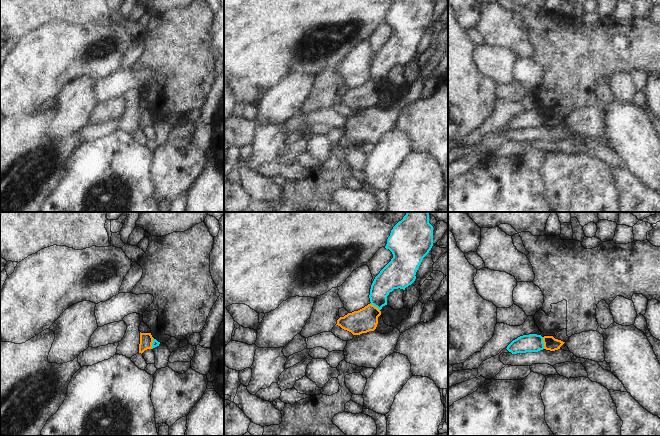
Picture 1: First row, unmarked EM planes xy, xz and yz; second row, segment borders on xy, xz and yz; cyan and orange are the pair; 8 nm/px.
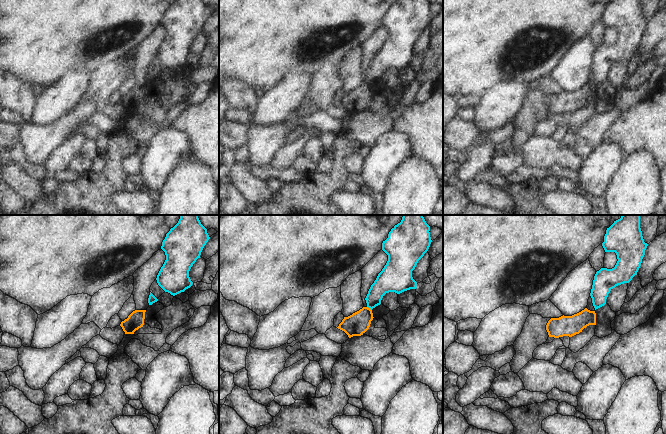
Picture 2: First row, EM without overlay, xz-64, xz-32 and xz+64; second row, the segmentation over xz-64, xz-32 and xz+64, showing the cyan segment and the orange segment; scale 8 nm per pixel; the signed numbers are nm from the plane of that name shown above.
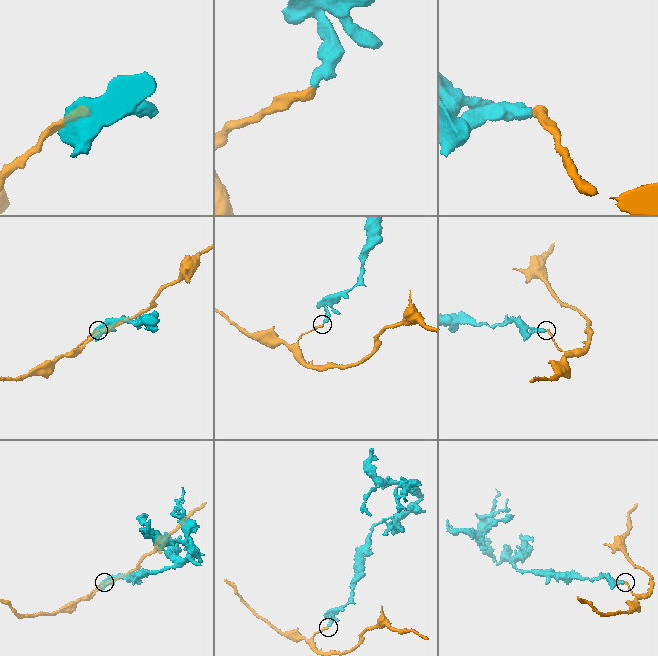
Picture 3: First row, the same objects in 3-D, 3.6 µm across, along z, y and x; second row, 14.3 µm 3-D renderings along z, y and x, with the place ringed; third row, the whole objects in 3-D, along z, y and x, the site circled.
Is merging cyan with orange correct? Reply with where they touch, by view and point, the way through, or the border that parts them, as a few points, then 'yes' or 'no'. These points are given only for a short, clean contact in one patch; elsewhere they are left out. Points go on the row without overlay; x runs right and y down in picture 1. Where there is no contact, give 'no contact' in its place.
contact yz (543, 119); border yz (542, 113), (544, 124); no

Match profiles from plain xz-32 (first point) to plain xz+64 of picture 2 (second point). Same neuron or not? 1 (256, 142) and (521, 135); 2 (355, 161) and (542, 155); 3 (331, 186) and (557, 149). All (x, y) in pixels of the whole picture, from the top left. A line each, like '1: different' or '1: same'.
1: different
2: same
3: different

